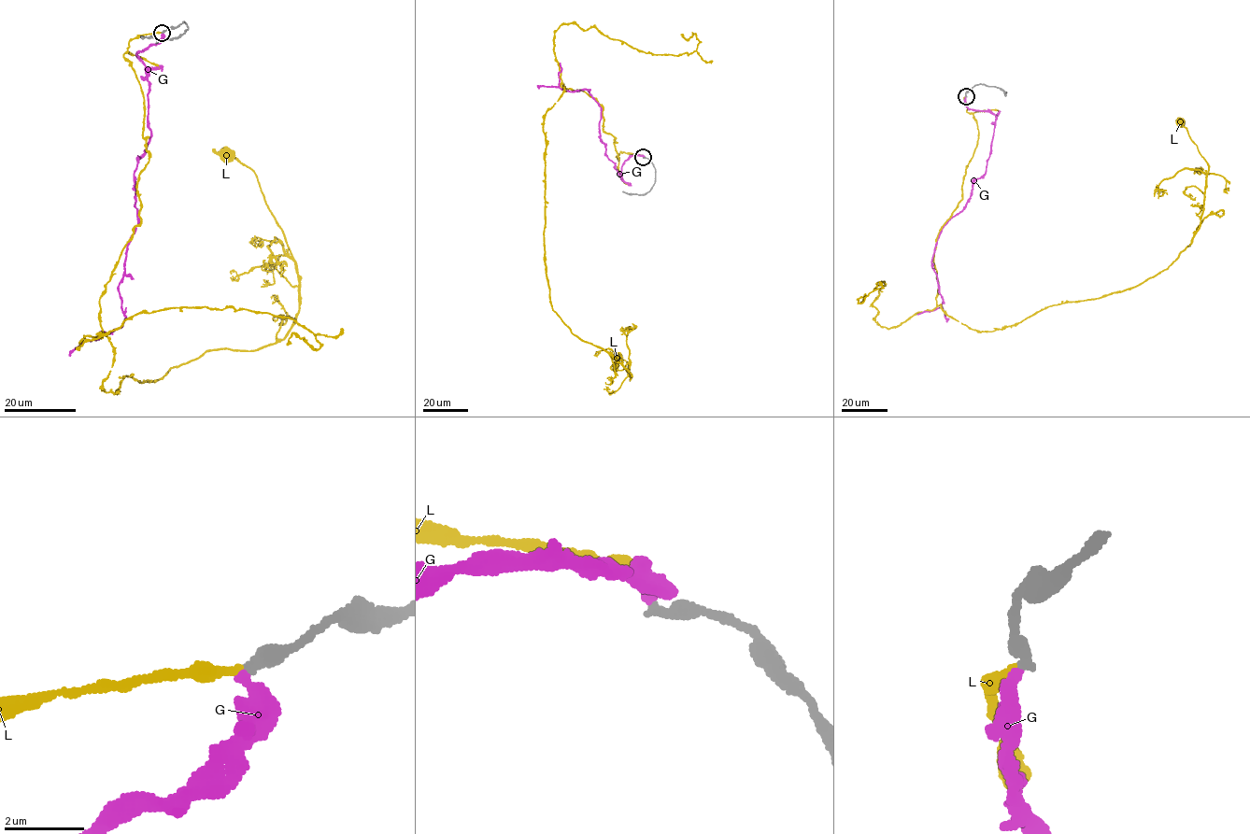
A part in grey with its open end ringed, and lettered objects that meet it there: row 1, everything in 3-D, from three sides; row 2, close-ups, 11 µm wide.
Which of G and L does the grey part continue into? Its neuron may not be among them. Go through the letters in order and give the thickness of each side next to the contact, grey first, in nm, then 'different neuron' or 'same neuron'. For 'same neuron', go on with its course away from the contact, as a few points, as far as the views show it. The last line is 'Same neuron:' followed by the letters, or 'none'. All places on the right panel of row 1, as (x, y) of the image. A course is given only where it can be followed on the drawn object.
G: calibres 340 and 260 nm; different neuron
L: calibres 340 and 200 nm; same neuron; course (966, 96), (977, 146), (937, 236), (935, 300), (982, 332), (1168, 269), (1199, 228), (1208, 166), (1182, 121)
Same neuron: L

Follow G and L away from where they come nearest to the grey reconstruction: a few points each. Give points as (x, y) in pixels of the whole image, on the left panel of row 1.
G: (162, 33), (136, 54), (149, 87), (151, 134), (134, 174), (137, 220), (119, 287), (124, 319), (93, 340)
L: (162, 32), (124, 55), (149, 162), (99, 300), (107, 393), (293, 323), (282, 229), (224, 154)

